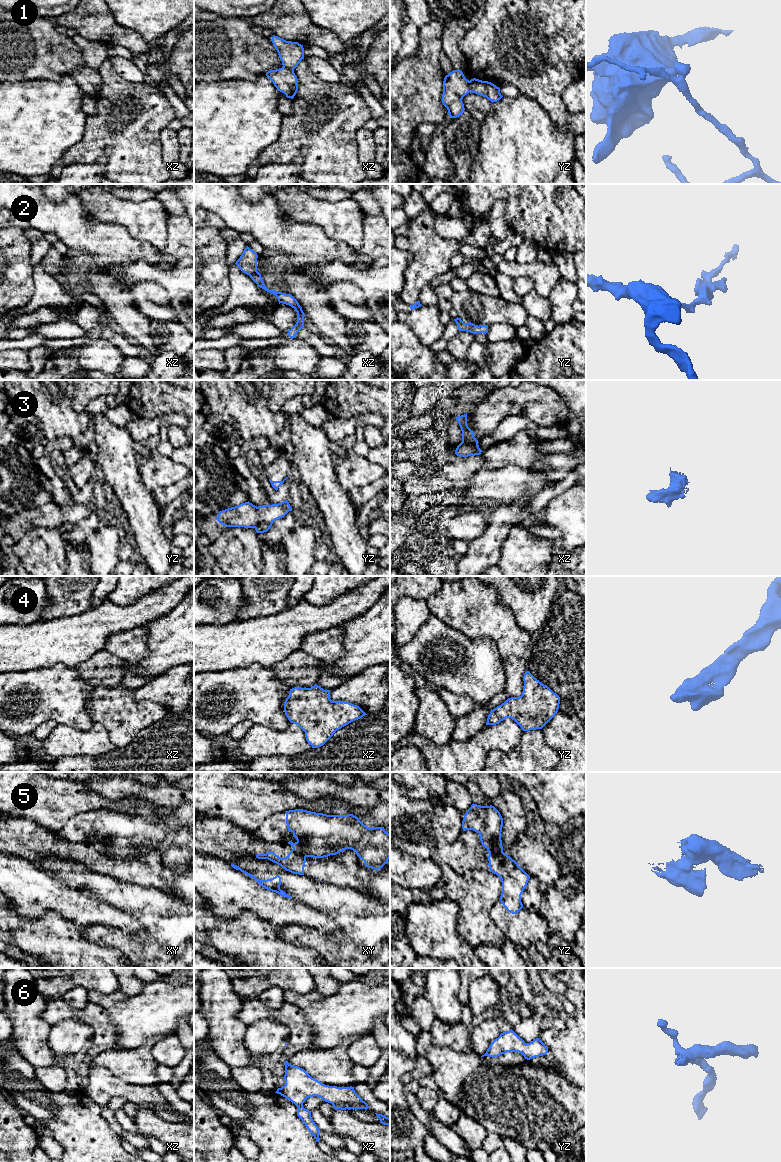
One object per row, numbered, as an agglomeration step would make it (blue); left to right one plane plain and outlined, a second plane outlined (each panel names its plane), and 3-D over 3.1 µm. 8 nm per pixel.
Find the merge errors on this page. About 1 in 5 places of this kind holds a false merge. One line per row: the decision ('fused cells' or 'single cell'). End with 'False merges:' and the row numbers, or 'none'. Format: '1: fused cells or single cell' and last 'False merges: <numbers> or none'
1: fused cells
2: single cell
3: single cell
4: single cell
5: fused cells
6: single cell
False merges: 1, 5

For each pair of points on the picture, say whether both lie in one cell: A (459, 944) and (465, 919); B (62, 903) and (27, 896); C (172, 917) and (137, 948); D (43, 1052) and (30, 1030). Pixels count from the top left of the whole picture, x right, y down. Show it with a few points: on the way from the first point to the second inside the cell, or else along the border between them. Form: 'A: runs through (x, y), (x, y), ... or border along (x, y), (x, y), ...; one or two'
A: border along (458, 912), (457, 930), (474, 948); two
B: runs through (53, 896), (36, 896); one
C: runs through (163, 926), (146, 943); one
D: runs through (38, 1047), (31, 1040), (31, 1035); one

